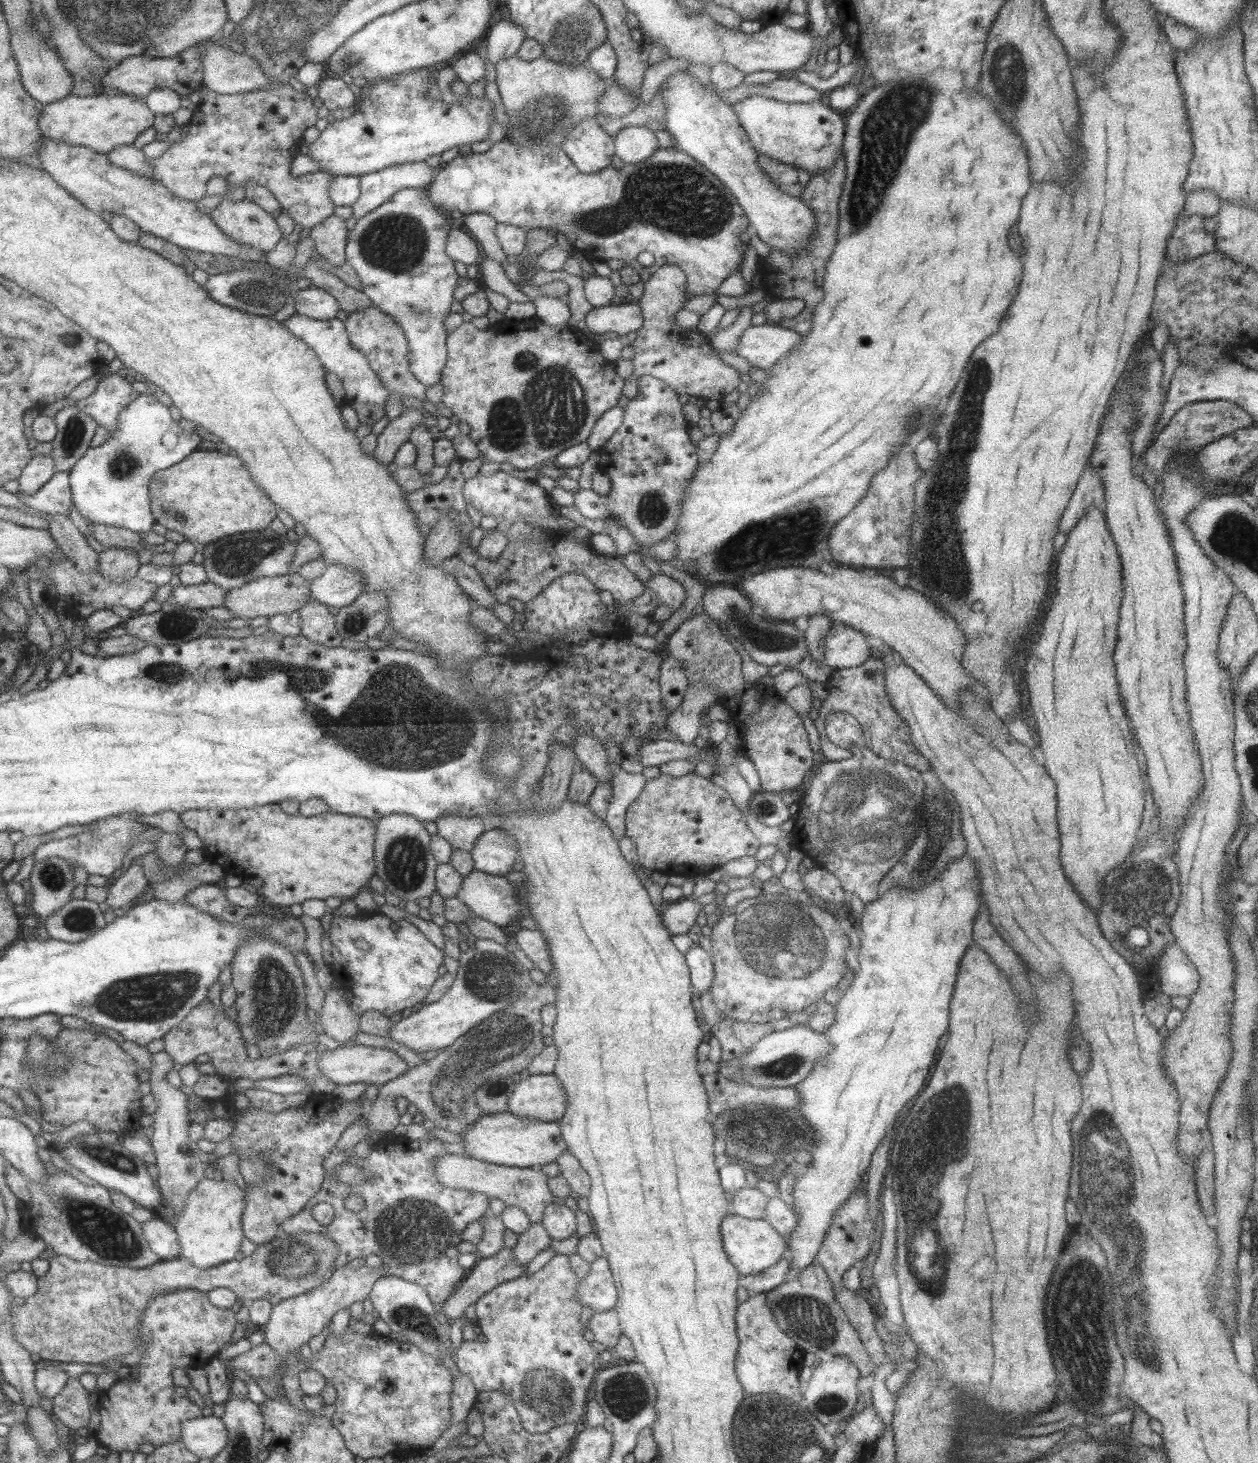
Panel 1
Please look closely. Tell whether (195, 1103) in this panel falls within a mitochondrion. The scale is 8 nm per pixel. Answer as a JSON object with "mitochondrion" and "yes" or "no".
{"mitochondrion":"no"}

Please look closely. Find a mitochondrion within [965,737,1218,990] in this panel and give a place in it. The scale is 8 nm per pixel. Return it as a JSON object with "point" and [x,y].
{"point":[1141,890]}

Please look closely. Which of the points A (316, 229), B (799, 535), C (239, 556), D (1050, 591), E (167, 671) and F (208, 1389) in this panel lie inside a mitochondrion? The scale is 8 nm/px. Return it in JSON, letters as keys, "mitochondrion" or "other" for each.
{"A":"other","B":"mitochondrion","C":"mitochondrion","D":"other","E":"mitochondrion","F":"other"}

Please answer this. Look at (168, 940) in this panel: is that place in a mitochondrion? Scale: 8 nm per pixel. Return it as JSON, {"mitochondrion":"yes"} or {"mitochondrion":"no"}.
{"mitochondrion":"no"}

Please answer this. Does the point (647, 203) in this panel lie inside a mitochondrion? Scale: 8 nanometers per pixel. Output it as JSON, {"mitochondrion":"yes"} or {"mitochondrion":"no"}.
{"mitochondrion":"yes"}

